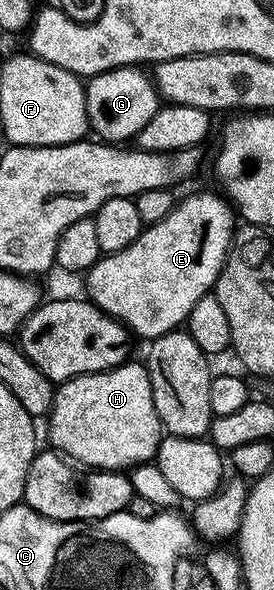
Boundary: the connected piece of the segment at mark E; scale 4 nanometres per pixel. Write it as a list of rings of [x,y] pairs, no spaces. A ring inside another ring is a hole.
[[[204,192],[201,196],[190,197],[189,200],[181,199],[175,210],[161,224],[153,224],[145,230],[138,242],[134,242],[134,246],[105,255],[86,276],[89,292],[87,295],[91,303],[101,308],[106,315],[119,320],[133,337],[141,336],[145,342],[183,329],[194,306],[198,306],[198,302],[202,302],[202,298],[206,298],[215,289],[232,250],[233,237],[237,233],[237,213],[233,205],[223,195],[220,196]]]

